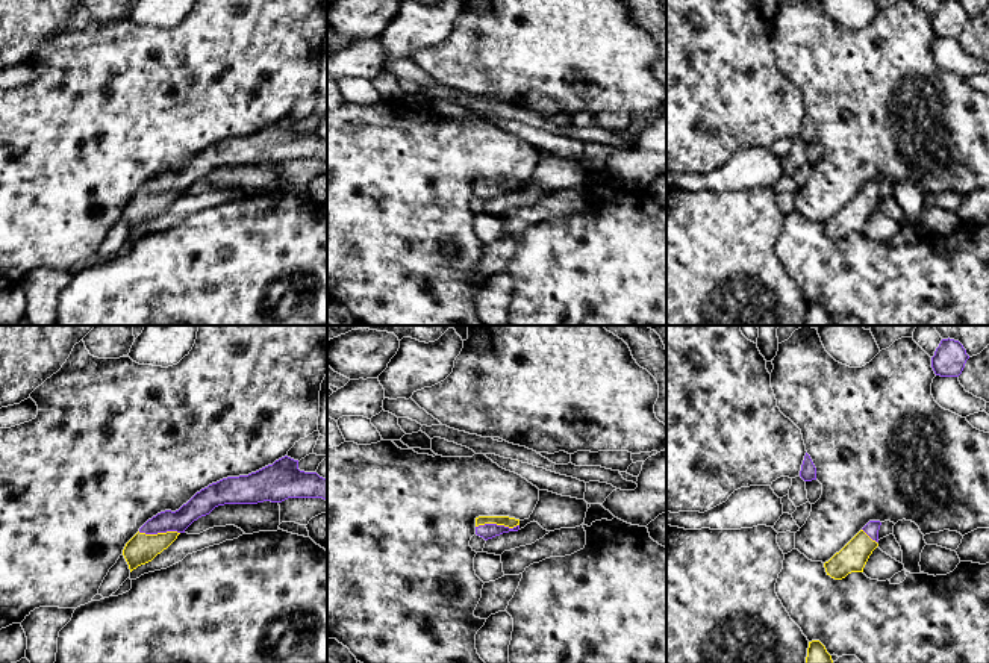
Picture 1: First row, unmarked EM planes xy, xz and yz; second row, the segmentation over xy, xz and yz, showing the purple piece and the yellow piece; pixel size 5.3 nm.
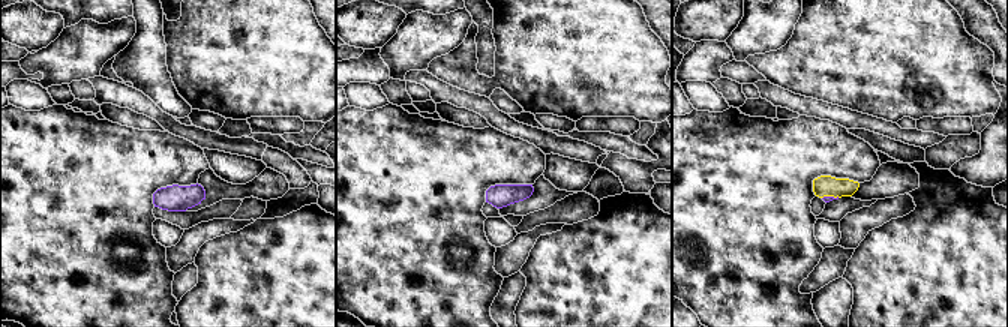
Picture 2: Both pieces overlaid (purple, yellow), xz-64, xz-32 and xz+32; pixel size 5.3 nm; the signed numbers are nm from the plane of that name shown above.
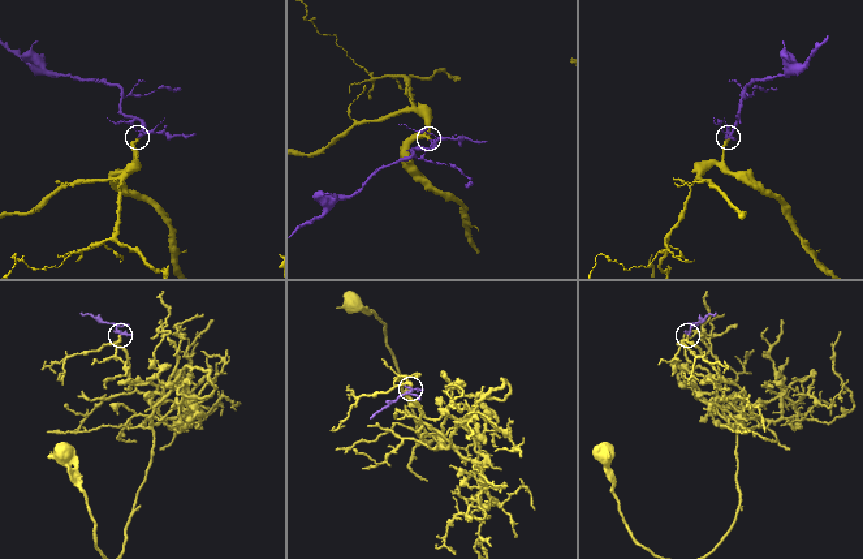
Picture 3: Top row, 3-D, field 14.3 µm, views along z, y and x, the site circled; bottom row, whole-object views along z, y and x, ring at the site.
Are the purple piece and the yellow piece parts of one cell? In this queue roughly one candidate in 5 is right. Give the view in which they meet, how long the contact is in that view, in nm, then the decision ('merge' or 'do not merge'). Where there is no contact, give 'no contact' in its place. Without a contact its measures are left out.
contact in xz; length 240 nm; merge

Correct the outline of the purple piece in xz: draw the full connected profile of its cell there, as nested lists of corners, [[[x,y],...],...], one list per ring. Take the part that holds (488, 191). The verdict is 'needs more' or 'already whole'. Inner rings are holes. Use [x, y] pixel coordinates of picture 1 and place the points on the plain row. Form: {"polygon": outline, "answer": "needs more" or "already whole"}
{"polygon": [[[479,177],[476,179],[476,195],[485,201],[509,192],[519,191],[519,180],[509,177]]], "answer": "needs more"}

